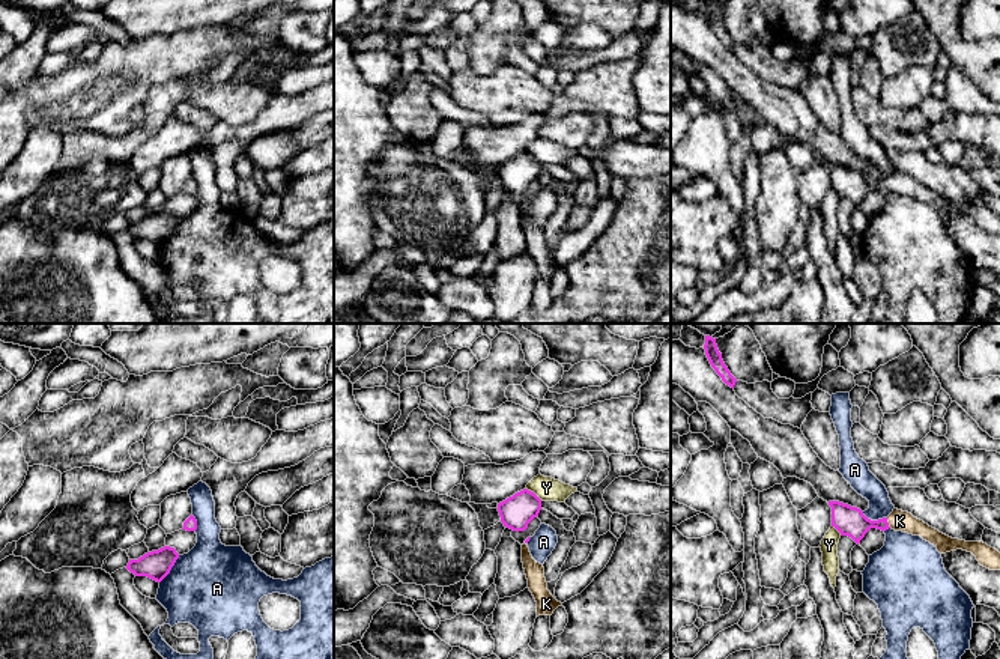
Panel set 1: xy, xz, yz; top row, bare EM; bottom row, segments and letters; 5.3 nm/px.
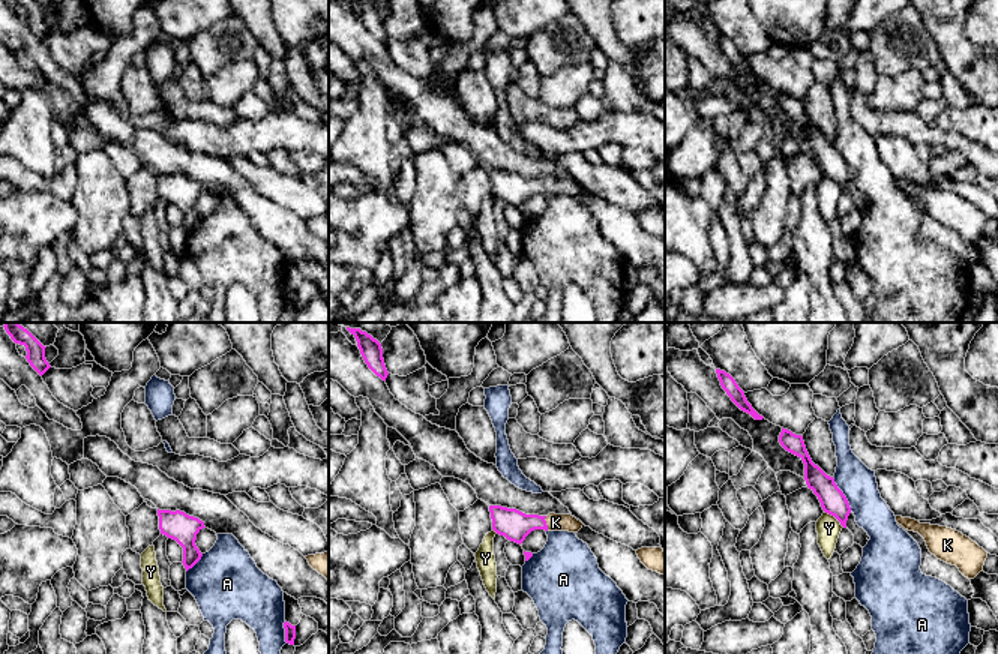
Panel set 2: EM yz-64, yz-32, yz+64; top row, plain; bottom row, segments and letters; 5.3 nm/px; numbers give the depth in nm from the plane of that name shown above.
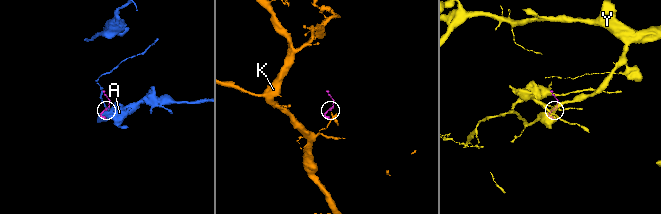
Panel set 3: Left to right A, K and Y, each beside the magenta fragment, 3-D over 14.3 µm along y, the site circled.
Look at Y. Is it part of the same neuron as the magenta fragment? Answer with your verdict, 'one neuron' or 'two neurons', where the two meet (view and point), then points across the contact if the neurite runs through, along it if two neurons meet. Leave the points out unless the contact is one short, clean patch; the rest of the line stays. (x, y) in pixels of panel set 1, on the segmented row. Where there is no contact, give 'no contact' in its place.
two neurons | xz (533, 492) | along xz (525, 488), (542, 500)

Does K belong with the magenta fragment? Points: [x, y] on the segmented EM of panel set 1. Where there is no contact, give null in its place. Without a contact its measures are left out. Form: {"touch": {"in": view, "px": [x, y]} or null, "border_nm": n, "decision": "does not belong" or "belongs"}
{"touch": {"in": "yz", "px": [887, 522]}, "border_nm": 60, "decision": "belongs"}

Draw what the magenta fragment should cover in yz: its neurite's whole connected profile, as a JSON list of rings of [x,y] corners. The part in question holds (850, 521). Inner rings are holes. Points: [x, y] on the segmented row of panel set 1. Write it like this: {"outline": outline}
{"outline": [[[829,501],[829,506],[832,507],[832,527],[835,527],[841,536],[851,537],[857,545],[871,528],[881,531],[892,528],[895,531],[920,536],[923,540],[934,545],[940,554],[956,549],[971,552],[980,566],[989,570],[1000,570],[1000,552],[997,549],[983,542],[952,539],[908,512],[893,509],[887,518],[871,521],[857,507],[839,501]]]}

